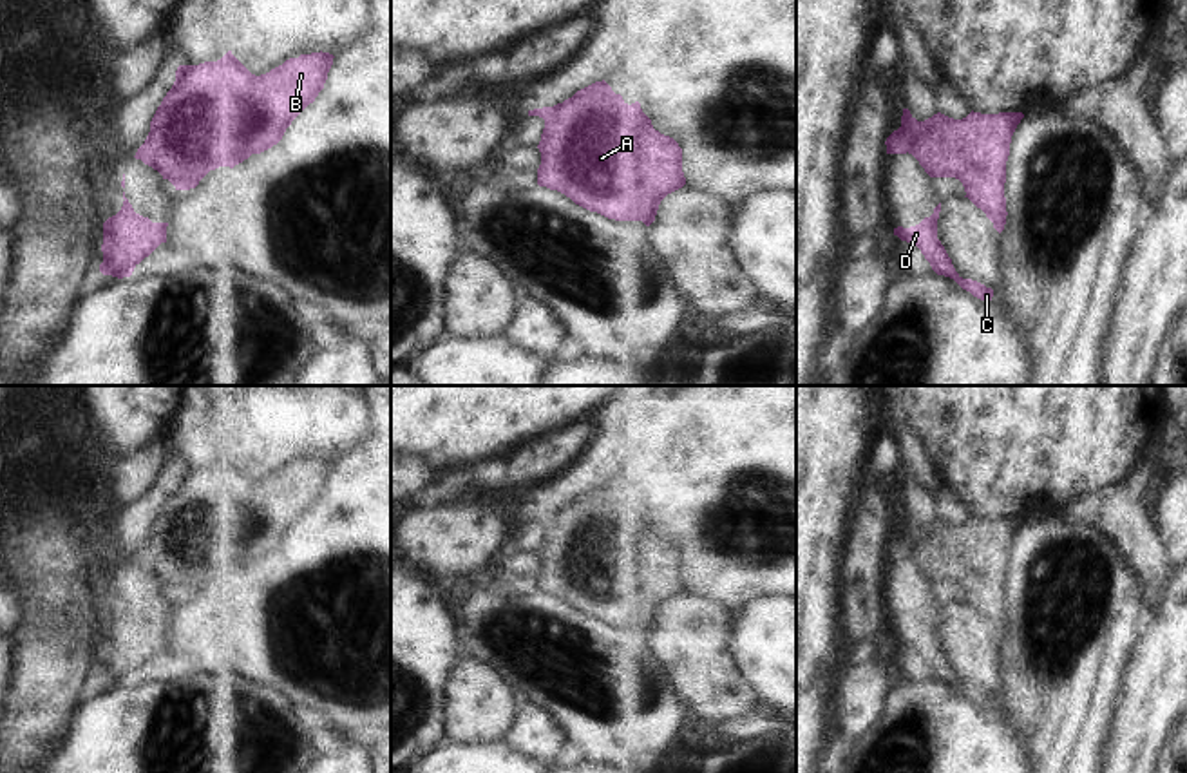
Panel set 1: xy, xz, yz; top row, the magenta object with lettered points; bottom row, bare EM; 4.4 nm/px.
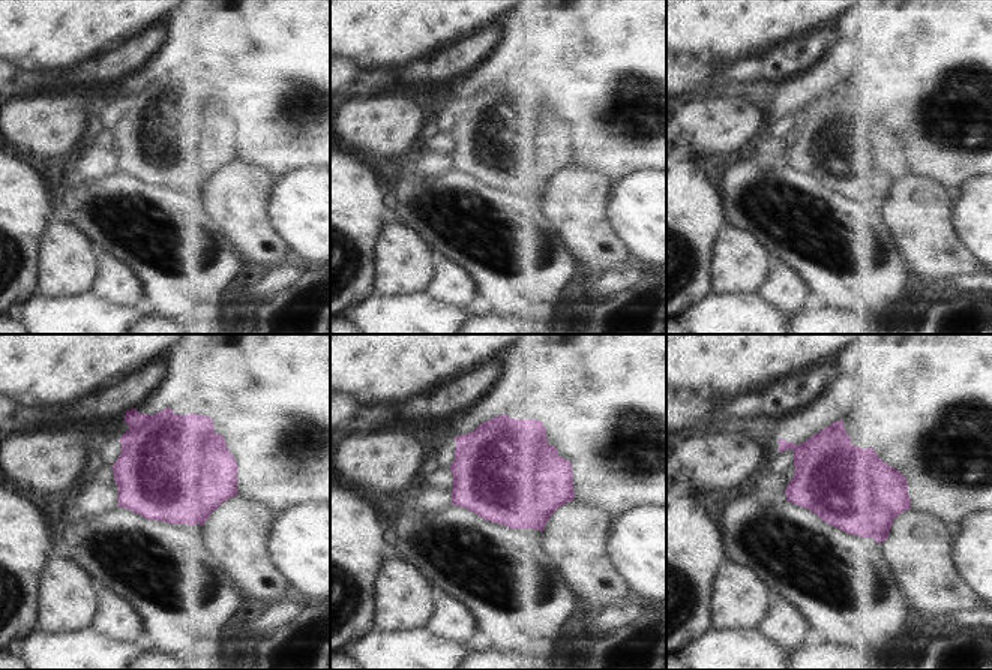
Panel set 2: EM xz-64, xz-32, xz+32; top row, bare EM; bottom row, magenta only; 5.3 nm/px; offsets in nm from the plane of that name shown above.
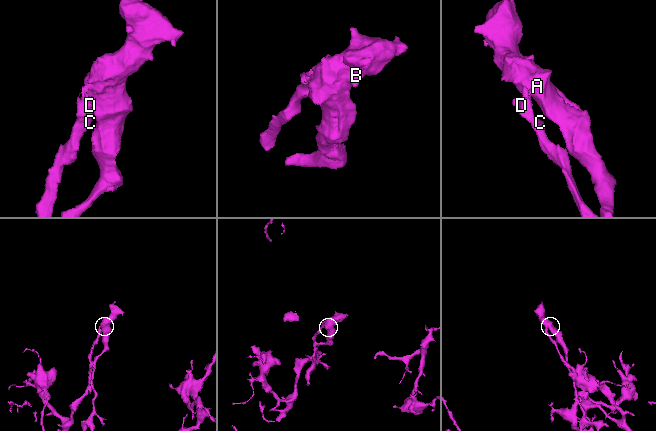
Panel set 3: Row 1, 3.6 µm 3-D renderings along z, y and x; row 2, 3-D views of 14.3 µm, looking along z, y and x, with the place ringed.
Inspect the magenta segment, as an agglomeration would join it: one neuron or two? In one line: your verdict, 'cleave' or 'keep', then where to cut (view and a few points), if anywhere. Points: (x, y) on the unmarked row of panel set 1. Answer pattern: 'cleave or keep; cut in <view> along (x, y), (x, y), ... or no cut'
cleave; cut in xz along (552, 513), (543, 524)

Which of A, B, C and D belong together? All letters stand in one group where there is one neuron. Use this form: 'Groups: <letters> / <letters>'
Groups: A B / C D

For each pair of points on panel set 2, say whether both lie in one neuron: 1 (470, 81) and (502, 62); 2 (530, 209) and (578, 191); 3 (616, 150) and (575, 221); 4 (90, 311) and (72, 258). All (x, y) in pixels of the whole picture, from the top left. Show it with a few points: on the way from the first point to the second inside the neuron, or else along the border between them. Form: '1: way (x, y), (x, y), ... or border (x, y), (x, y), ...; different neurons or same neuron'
1: way (477, 78), (494, 66); same neuron
2: border (542, 197), (547, 216), (562, 234); different neurons
3: border (575, 161), (604, 171), (614, 182); different neurons
4: border (90, 290), (81, 294), (63, 294), (50, 299); different neurons

